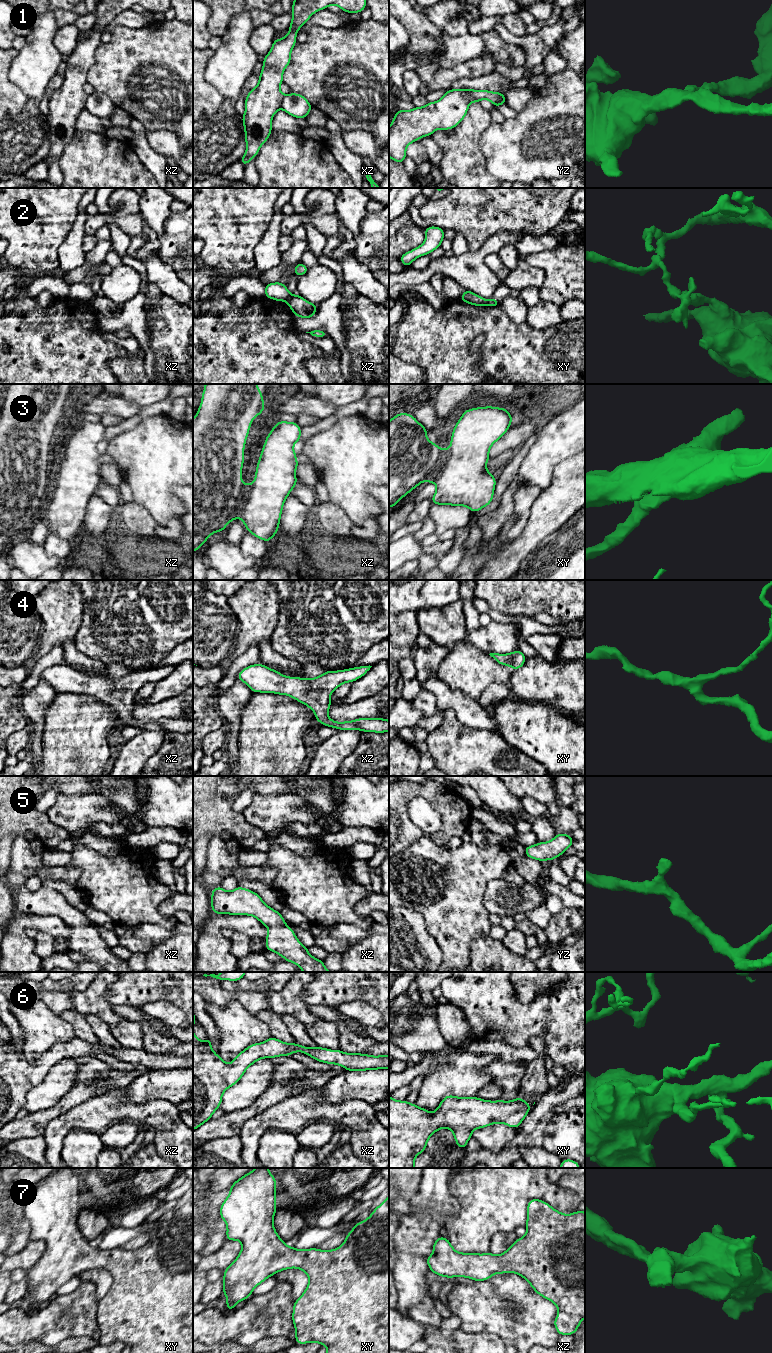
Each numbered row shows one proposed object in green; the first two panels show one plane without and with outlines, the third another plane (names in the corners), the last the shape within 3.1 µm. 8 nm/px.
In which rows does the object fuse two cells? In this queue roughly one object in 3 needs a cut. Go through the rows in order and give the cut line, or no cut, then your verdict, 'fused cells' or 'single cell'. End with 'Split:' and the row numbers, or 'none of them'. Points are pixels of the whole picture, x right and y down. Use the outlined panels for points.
1: cut in xz along (284, 95), (280, 107); fused cells
2: cut in xz along (292, 295), (286, 301); fused cells
3: cut in xz along (242, 484), (238, 516); fused cells
4: no cut; single cell
5: no cut; single cell
6: no cut; single cell
7: no cut; single cell
Split: 1, 2, 3

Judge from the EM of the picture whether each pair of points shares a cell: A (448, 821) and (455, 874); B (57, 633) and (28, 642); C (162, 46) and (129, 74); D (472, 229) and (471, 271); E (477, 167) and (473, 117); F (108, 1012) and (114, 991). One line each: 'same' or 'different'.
A: different
B: different
C: same
D: different
E: same
F: different

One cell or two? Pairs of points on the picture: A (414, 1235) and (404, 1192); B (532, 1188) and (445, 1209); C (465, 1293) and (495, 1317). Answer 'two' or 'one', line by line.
A: two
B: two
C: one

